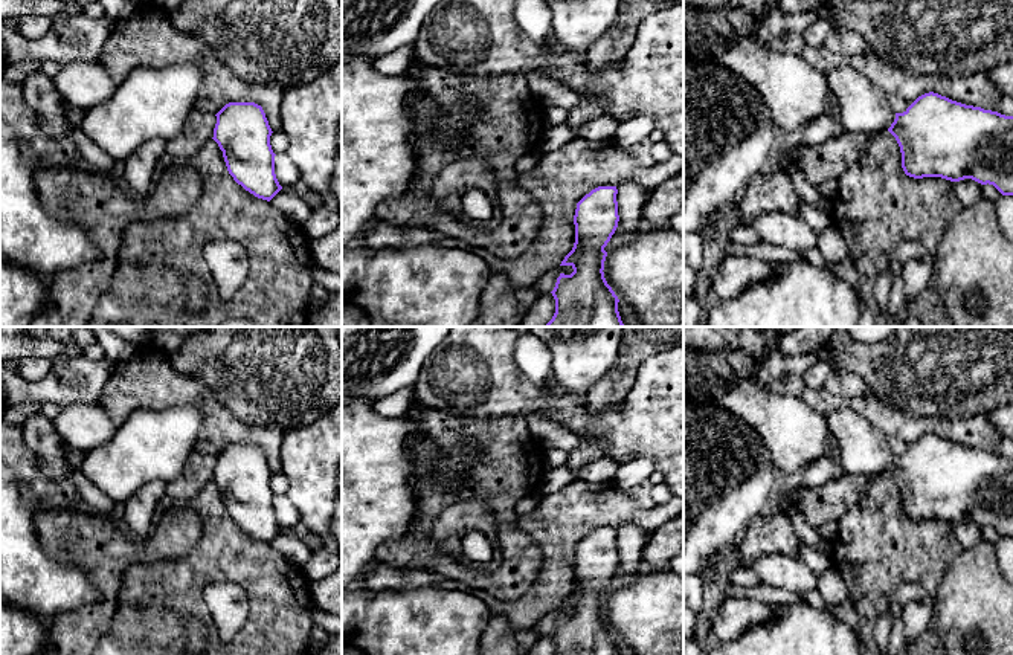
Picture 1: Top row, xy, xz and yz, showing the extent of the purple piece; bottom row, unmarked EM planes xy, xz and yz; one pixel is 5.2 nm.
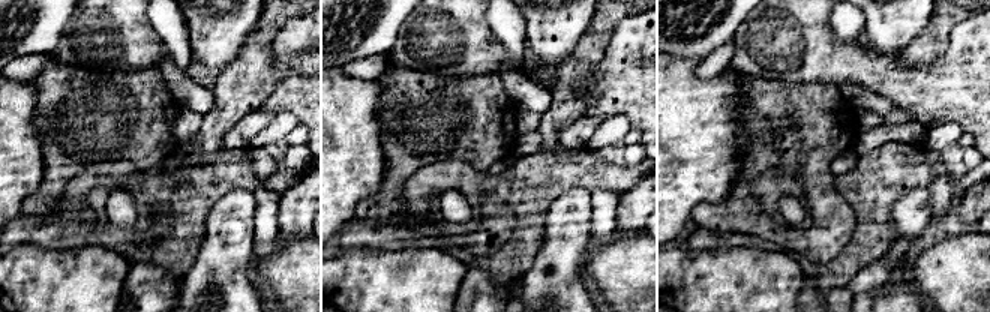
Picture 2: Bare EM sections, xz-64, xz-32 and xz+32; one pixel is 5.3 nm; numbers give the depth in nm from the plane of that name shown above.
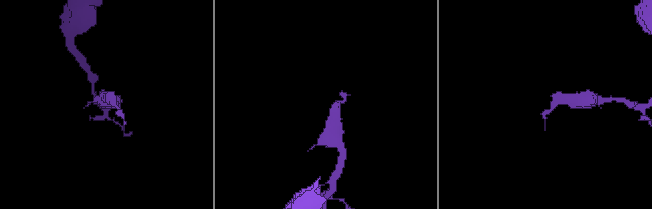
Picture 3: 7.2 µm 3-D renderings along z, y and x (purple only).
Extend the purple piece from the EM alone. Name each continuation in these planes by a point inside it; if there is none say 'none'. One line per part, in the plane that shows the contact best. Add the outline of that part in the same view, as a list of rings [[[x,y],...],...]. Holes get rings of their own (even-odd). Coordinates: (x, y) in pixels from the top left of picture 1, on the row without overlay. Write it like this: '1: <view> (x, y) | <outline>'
1: yz (862, 448) | [[[839,408],[827,415],[828,428],[839,444],[845,473],[888,472],[896,455],[879,429],[851,408]]]

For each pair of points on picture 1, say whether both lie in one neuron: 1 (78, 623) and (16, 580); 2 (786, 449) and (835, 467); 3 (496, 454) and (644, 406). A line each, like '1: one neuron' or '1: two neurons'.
1: two neurons
2: two neurons
3: two neurons

